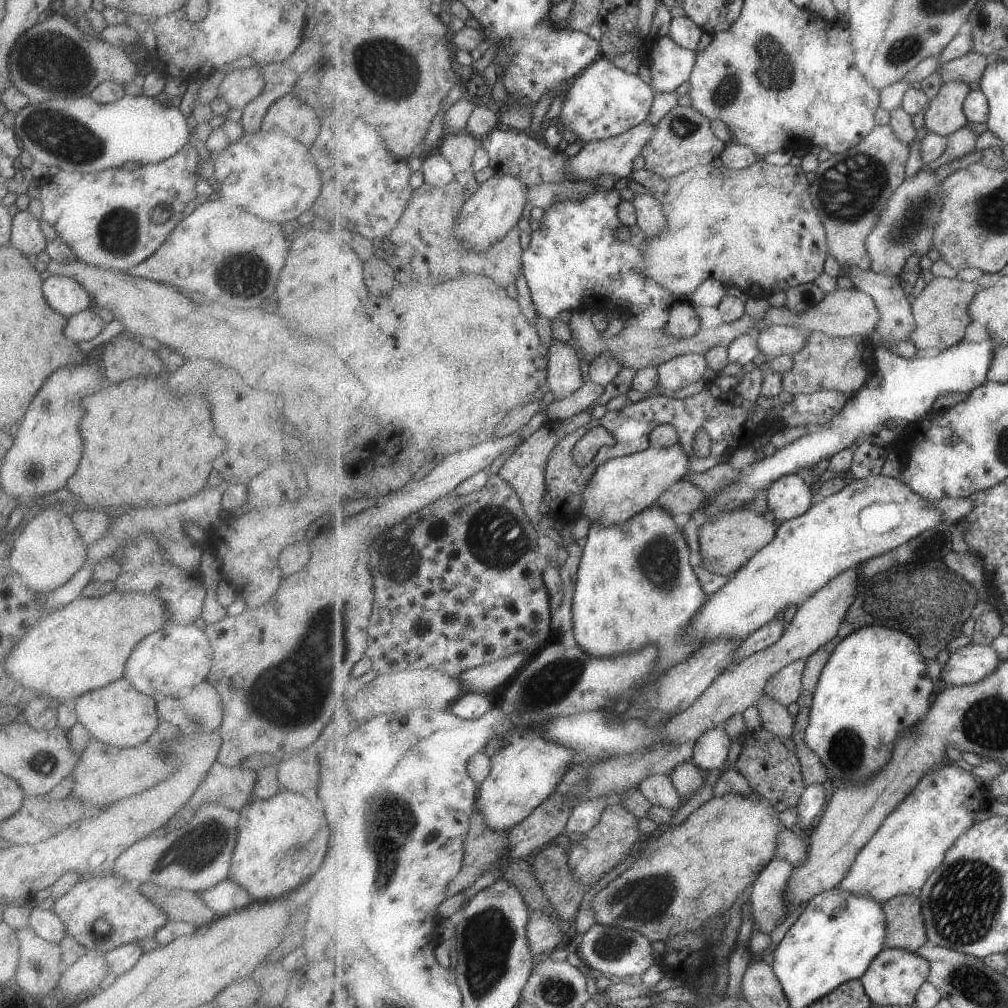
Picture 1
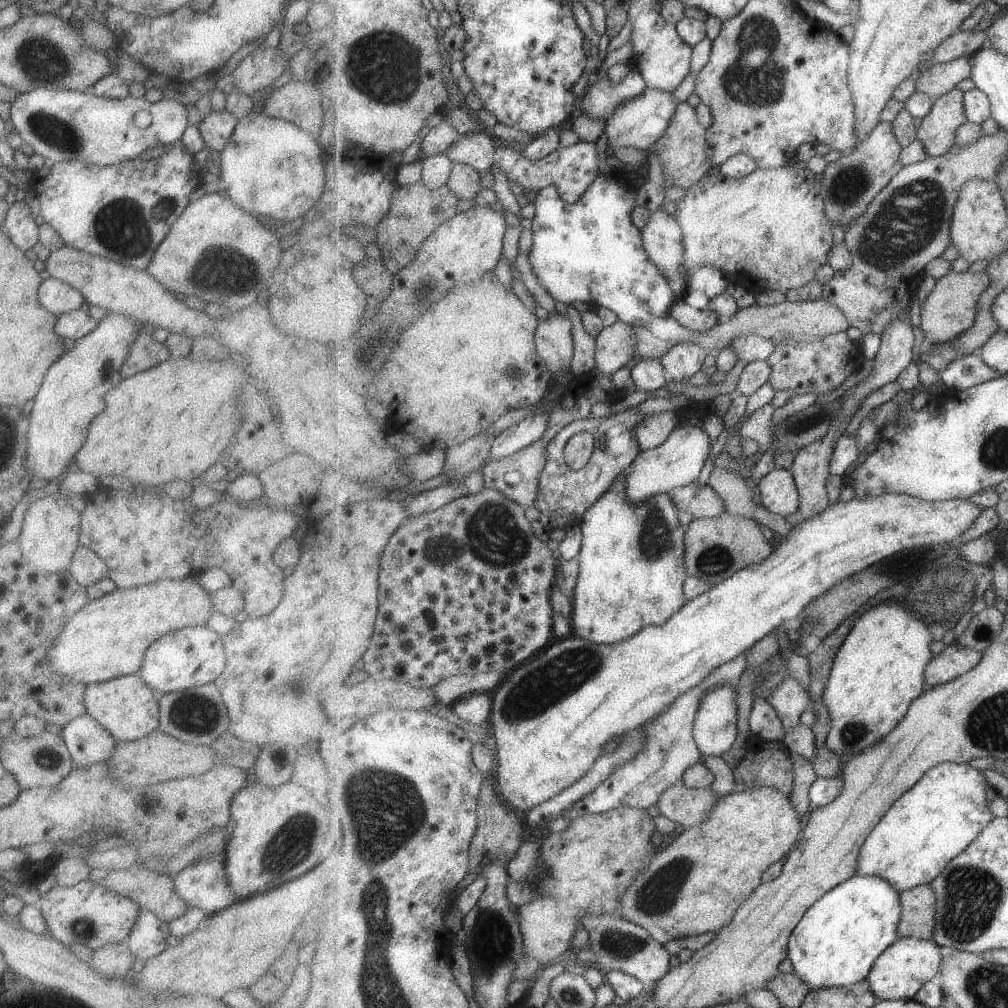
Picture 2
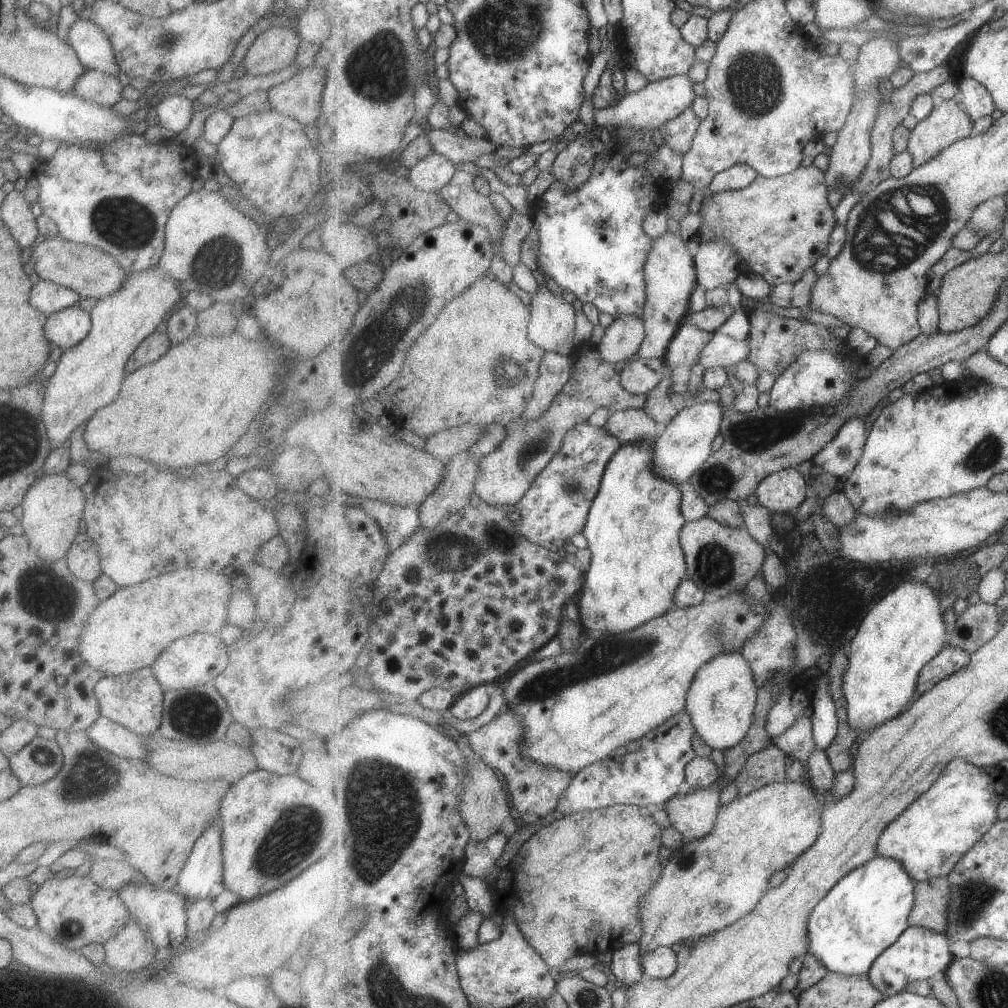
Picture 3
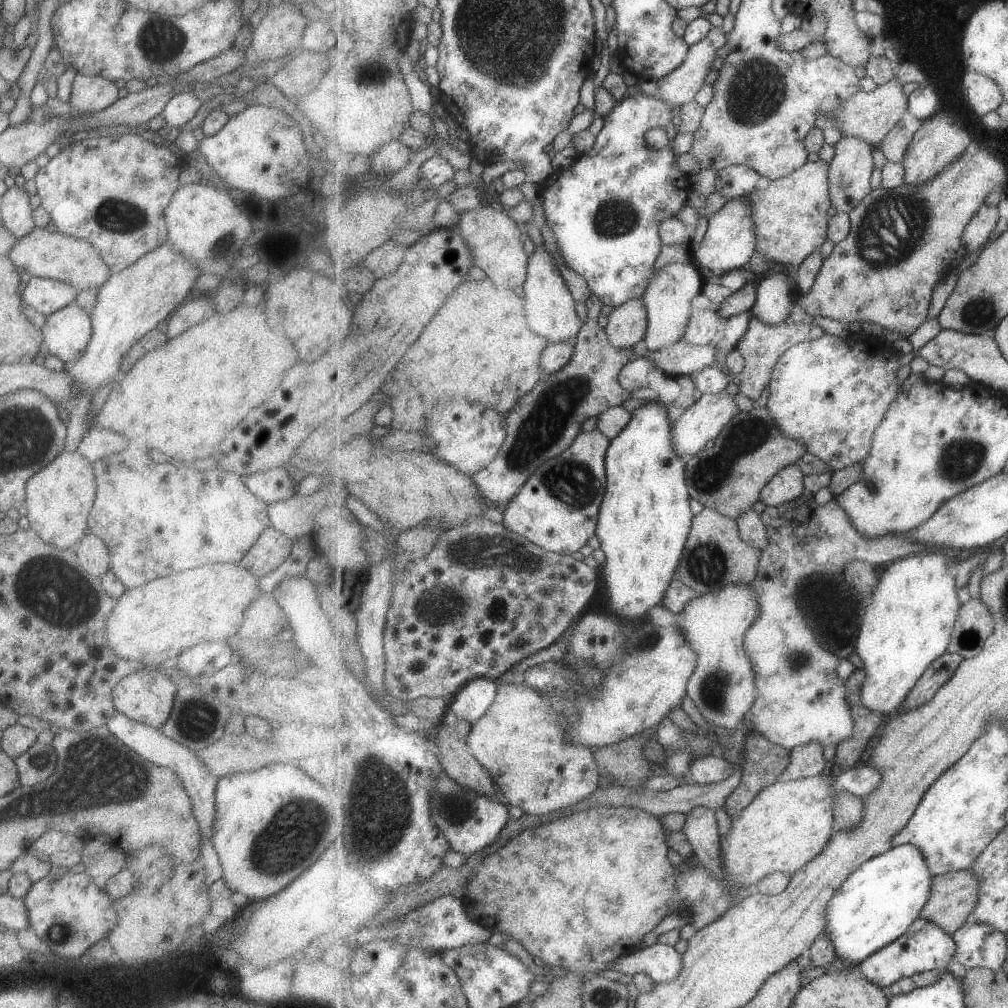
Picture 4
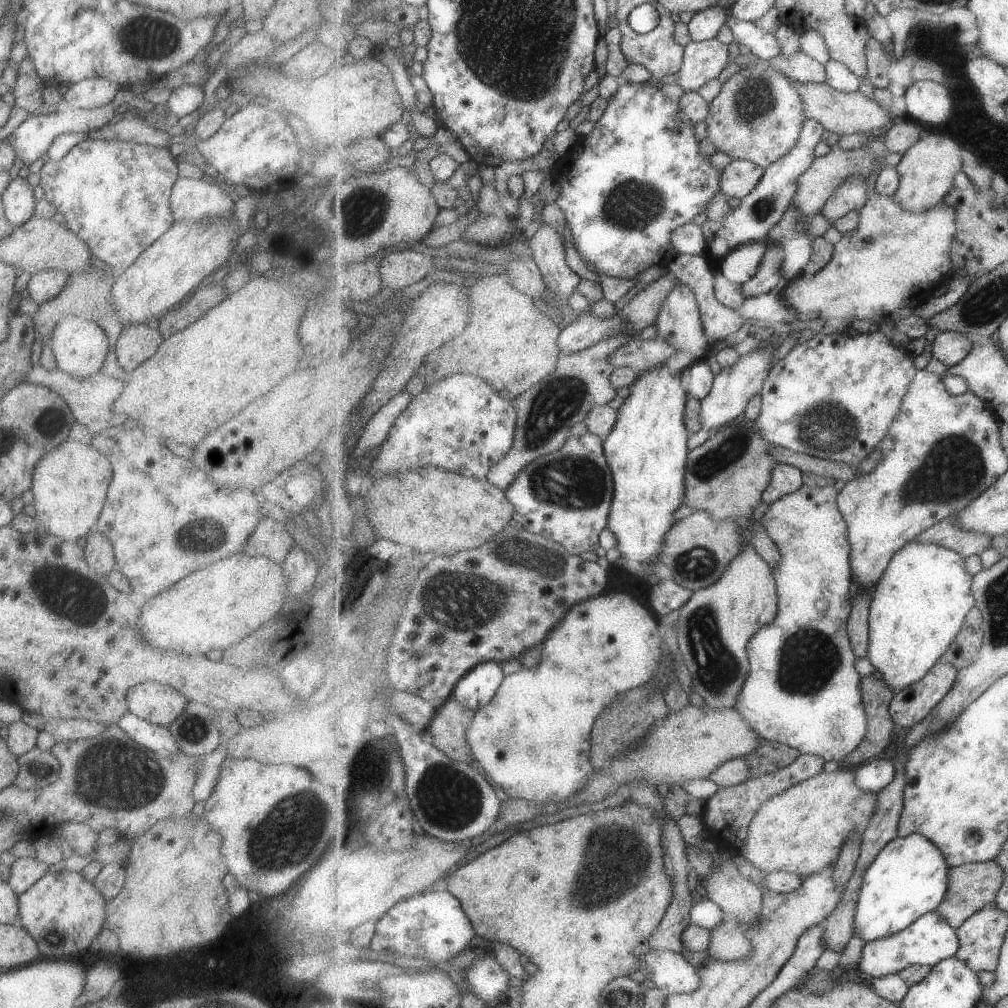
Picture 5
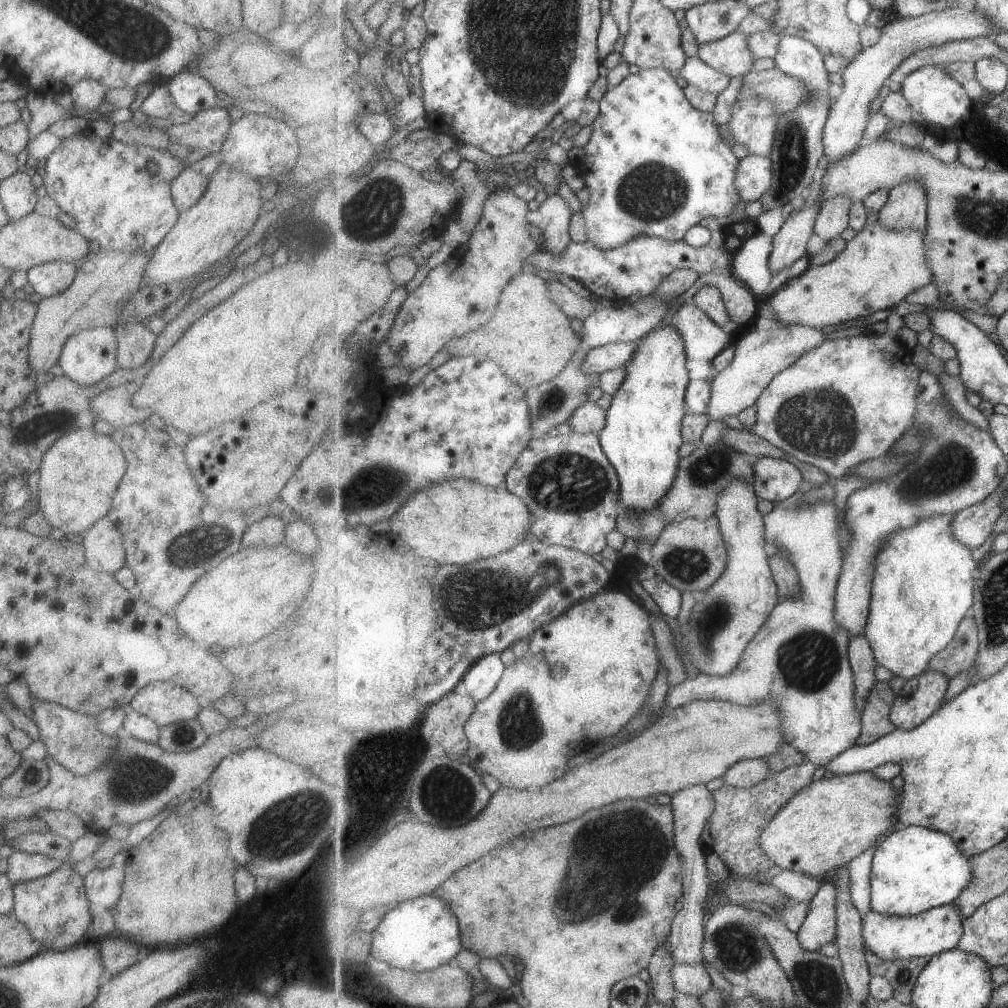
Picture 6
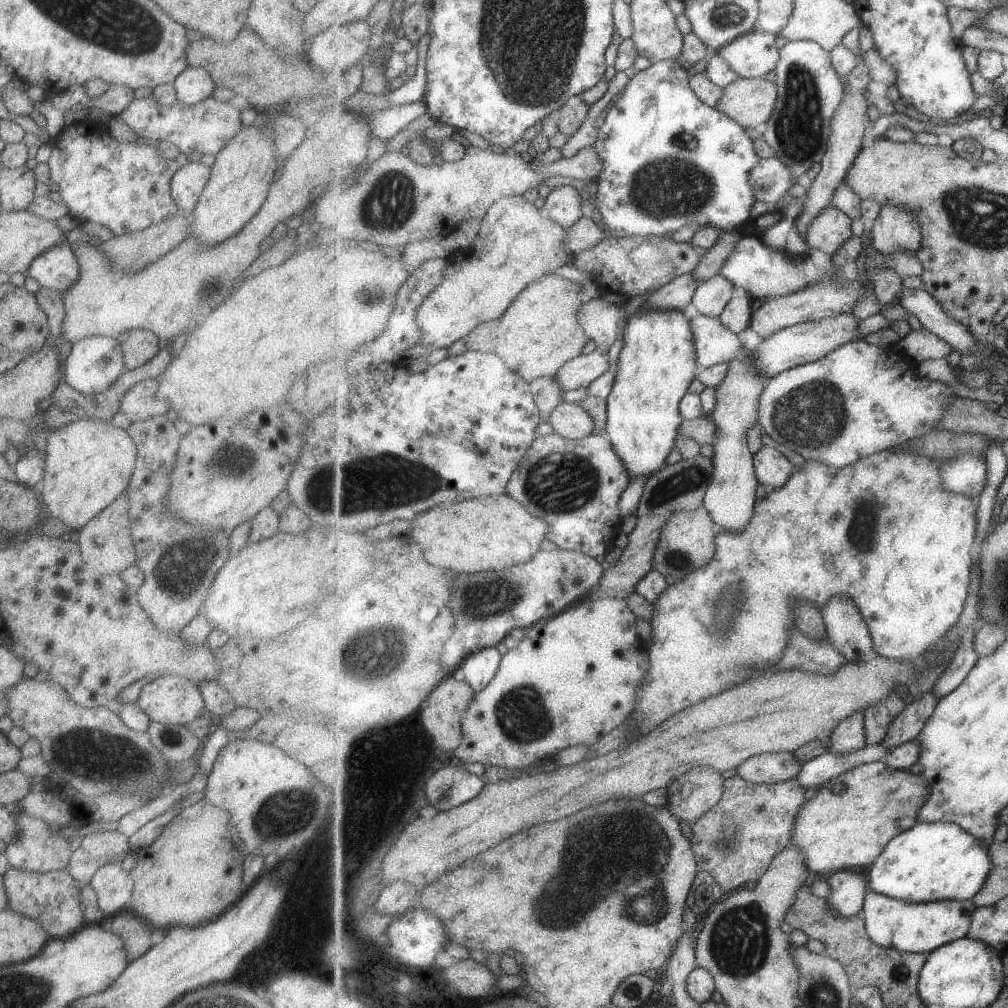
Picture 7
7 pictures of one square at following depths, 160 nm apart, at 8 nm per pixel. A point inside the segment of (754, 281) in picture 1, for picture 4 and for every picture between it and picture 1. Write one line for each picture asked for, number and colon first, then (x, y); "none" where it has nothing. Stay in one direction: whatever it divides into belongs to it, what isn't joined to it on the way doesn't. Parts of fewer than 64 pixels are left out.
2: (769, 230)
3: (780, 226)
4: (791, 221)

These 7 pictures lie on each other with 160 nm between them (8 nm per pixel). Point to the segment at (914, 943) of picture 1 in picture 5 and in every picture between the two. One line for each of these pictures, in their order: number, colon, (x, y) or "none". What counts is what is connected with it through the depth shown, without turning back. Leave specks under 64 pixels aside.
2: (919, 904)
3: (931, 911)
4: (955, 896)
5: (972, 887)

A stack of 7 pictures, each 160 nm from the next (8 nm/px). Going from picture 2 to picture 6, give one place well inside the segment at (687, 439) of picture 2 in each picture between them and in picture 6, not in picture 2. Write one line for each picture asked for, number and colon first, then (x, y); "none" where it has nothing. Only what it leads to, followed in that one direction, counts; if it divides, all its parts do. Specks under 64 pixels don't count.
3: (687, 443)
4: (706, 419)
5: (733, 388)
6: (760, 356)

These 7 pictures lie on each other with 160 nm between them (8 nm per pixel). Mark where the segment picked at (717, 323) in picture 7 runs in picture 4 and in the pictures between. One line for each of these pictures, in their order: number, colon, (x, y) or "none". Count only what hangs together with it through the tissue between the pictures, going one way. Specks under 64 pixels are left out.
4: (668, 298)
5: (679, 322)
6: (705, 340)

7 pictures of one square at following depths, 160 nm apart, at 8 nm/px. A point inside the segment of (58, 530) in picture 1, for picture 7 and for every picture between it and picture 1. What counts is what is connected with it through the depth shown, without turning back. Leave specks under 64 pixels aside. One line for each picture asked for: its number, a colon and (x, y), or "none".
2: (49, 532)
3: (51, 507)
4: (58, 497)
5: (68, 484)
6: (78, 474)
7: (88, 462)

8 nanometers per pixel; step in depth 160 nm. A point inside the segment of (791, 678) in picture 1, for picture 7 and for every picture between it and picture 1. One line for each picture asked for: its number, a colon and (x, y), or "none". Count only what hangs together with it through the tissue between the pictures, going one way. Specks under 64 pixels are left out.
2: (790, 699)
3: (798, 742)
4: (807, 760)
5: (730, 811)
6: (733, 831)
7: (736, 841)

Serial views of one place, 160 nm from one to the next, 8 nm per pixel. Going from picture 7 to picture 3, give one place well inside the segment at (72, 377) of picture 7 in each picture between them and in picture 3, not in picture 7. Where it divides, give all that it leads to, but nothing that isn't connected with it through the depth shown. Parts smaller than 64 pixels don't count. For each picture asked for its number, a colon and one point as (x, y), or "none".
3: (65, 328)
4: (65, 333)
5: (79, 345)
6: (88, 356)

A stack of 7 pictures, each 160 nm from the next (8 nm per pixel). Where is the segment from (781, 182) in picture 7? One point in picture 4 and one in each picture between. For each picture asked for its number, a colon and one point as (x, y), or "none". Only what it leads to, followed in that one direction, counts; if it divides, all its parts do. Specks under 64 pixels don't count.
4: (736, 181)
5: (739, 178)
6: (755, 176)

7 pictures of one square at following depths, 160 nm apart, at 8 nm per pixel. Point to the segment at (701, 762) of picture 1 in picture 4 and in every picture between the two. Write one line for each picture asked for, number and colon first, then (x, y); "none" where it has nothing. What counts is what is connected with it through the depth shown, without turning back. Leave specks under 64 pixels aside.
2: (715, 728)
3: (723, 698)
4: (722, 688)

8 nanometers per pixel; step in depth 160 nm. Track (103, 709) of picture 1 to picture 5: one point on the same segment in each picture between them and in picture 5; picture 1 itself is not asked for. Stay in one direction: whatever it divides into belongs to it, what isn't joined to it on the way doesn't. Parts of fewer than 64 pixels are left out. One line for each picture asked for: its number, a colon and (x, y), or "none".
2: (127, 707)
3: (133, 700)
4: (146, 696)
5: (155, 703)

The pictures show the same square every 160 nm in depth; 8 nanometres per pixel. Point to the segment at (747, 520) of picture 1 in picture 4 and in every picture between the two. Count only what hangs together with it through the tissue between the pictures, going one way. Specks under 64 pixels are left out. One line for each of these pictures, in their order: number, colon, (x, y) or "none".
2: (716, 549)
3: (720, 559)
4: (716, 557)

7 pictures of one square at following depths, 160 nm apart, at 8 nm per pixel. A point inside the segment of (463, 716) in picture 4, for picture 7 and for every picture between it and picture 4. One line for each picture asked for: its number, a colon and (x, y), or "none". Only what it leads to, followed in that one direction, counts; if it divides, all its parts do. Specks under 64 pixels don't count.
5: (479, 687)
6: (483, 677)
7: (479, 669)

